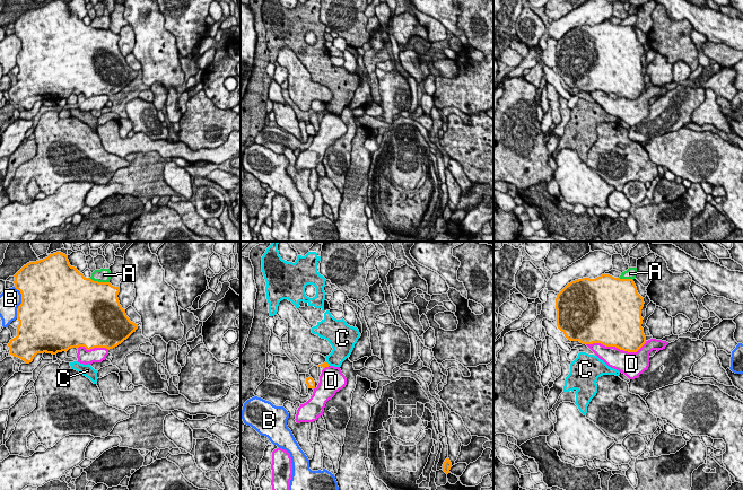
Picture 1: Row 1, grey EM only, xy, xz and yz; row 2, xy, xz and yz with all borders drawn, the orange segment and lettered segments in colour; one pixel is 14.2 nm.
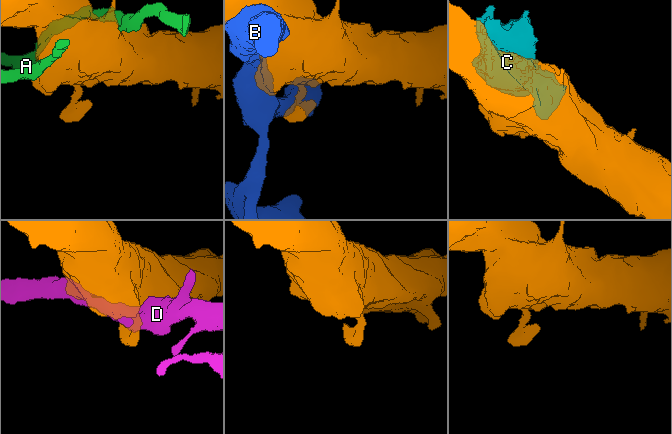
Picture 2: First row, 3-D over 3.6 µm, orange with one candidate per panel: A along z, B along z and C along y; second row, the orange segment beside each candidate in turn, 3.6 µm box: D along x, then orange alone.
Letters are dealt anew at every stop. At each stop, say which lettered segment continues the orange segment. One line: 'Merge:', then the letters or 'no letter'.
Merge: no letter

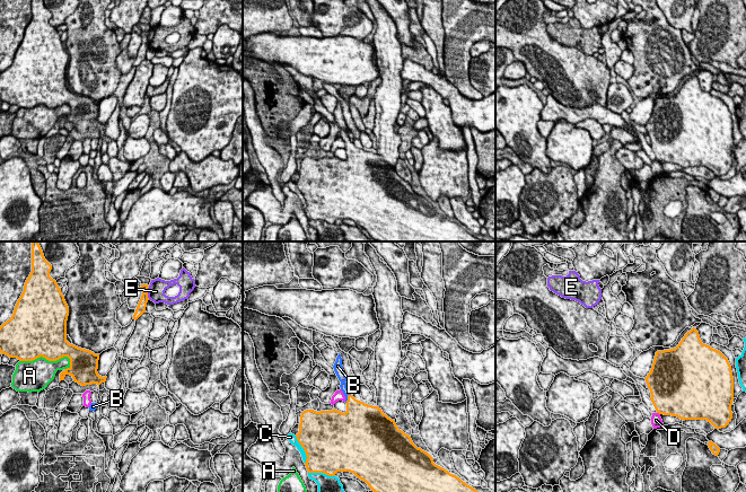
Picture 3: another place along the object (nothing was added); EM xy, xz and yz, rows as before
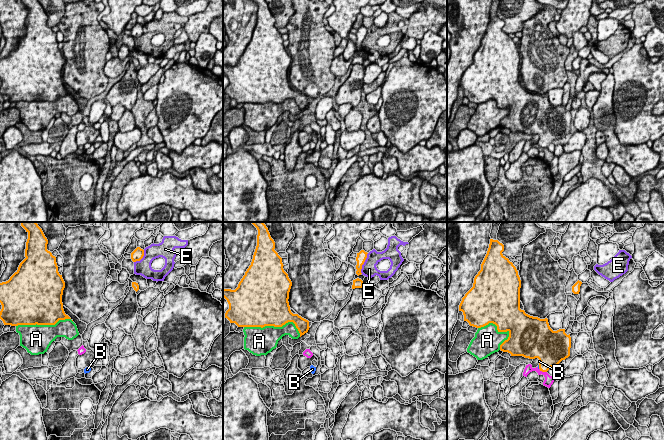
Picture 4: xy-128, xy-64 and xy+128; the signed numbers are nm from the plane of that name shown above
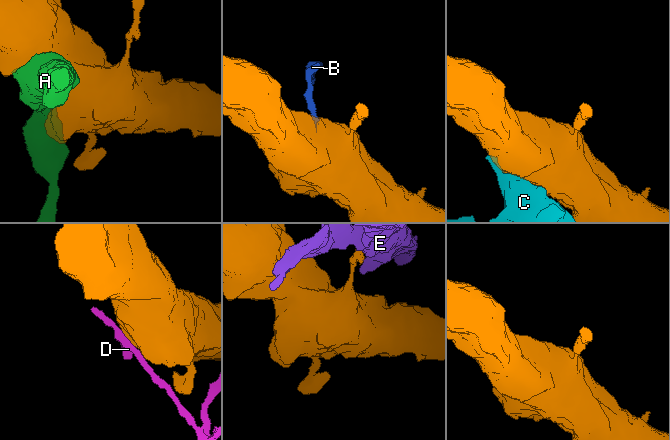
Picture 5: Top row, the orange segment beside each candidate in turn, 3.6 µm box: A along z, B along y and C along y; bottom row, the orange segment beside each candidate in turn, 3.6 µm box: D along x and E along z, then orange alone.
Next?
Merge: B

